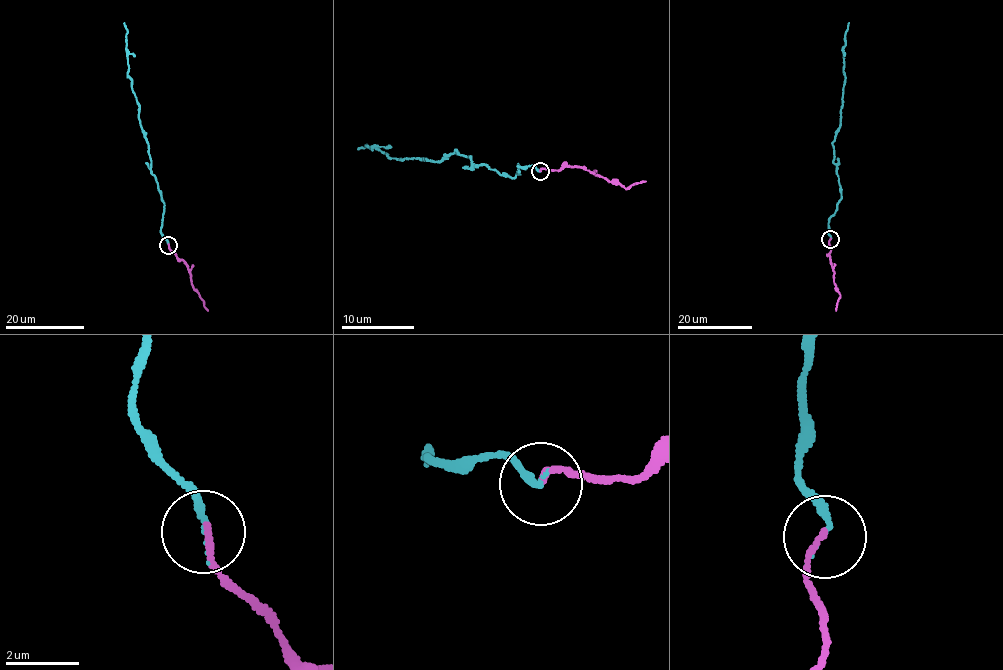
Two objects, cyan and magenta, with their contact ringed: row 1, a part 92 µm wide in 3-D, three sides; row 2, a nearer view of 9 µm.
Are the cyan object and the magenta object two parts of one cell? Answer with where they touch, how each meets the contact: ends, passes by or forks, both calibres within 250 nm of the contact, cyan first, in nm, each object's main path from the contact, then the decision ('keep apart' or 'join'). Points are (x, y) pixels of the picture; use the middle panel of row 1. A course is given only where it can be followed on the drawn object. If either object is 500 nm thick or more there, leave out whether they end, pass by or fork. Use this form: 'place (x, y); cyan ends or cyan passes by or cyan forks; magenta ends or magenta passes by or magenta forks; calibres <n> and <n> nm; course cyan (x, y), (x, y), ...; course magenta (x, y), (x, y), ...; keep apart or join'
place (540, 171); cyan ends; magenta ends; calibres 170 and 170 nm; course cyan (540, 171), (516, 165), (520, 173), (513, 177), (477, 166), (455, 149), (434, 162), (358, 149); course magenta (541, 171), (582, 168), (625, 188), (645, 182); join

